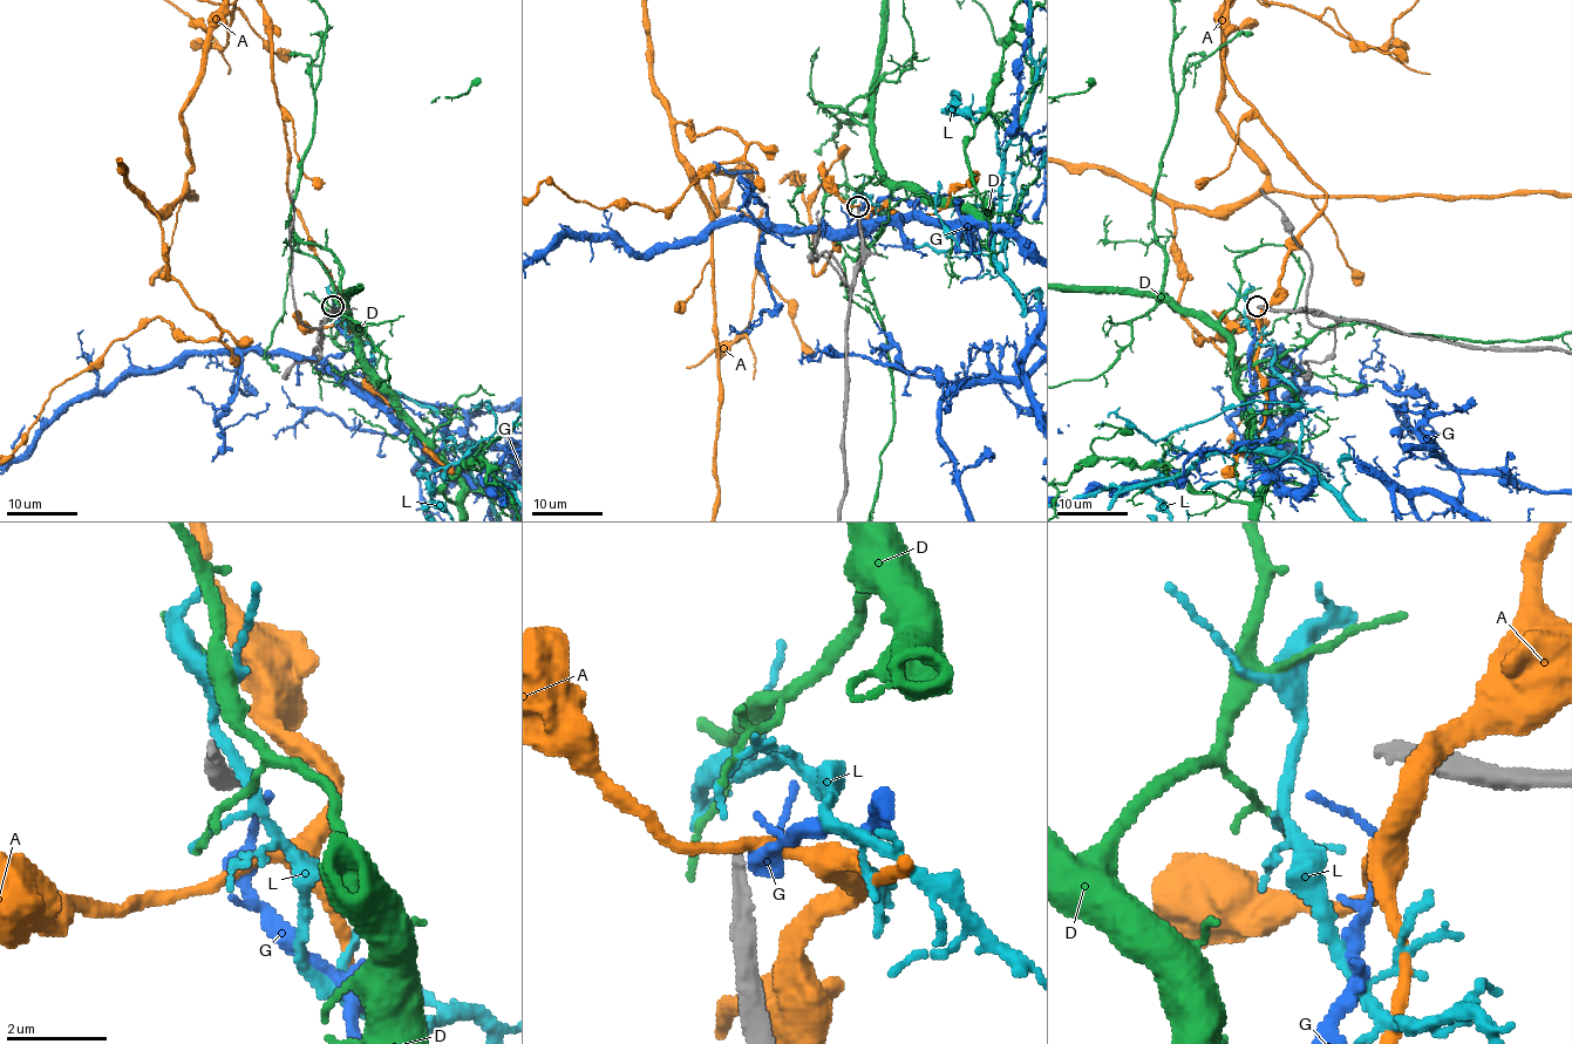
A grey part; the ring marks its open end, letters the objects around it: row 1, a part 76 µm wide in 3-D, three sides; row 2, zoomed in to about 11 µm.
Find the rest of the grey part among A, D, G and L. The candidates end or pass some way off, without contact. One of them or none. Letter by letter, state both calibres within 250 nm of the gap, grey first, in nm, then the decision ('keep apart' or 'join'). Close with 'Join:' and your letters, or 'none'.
A: calibres 220 and 360 nm; keep apart
D: calibres 220 and 130 nm; keep apart
G: calibres 220 and 150 nm; keep apart
L: calibres 220 and 240 nm; keep apart
Join: none

